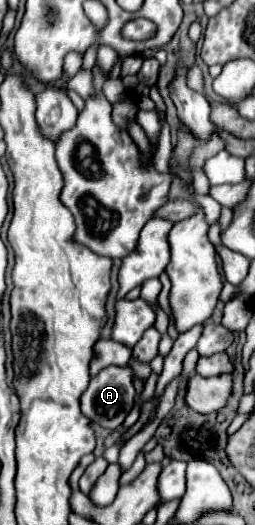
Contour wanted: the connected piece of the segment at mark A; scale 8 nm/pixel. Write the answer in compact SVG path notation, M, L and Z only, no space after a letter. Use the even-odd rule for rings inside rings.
M110 365L90 379L88 389L80 397L80 409L90 421L116 429L134 407L134 395L132 367Z

